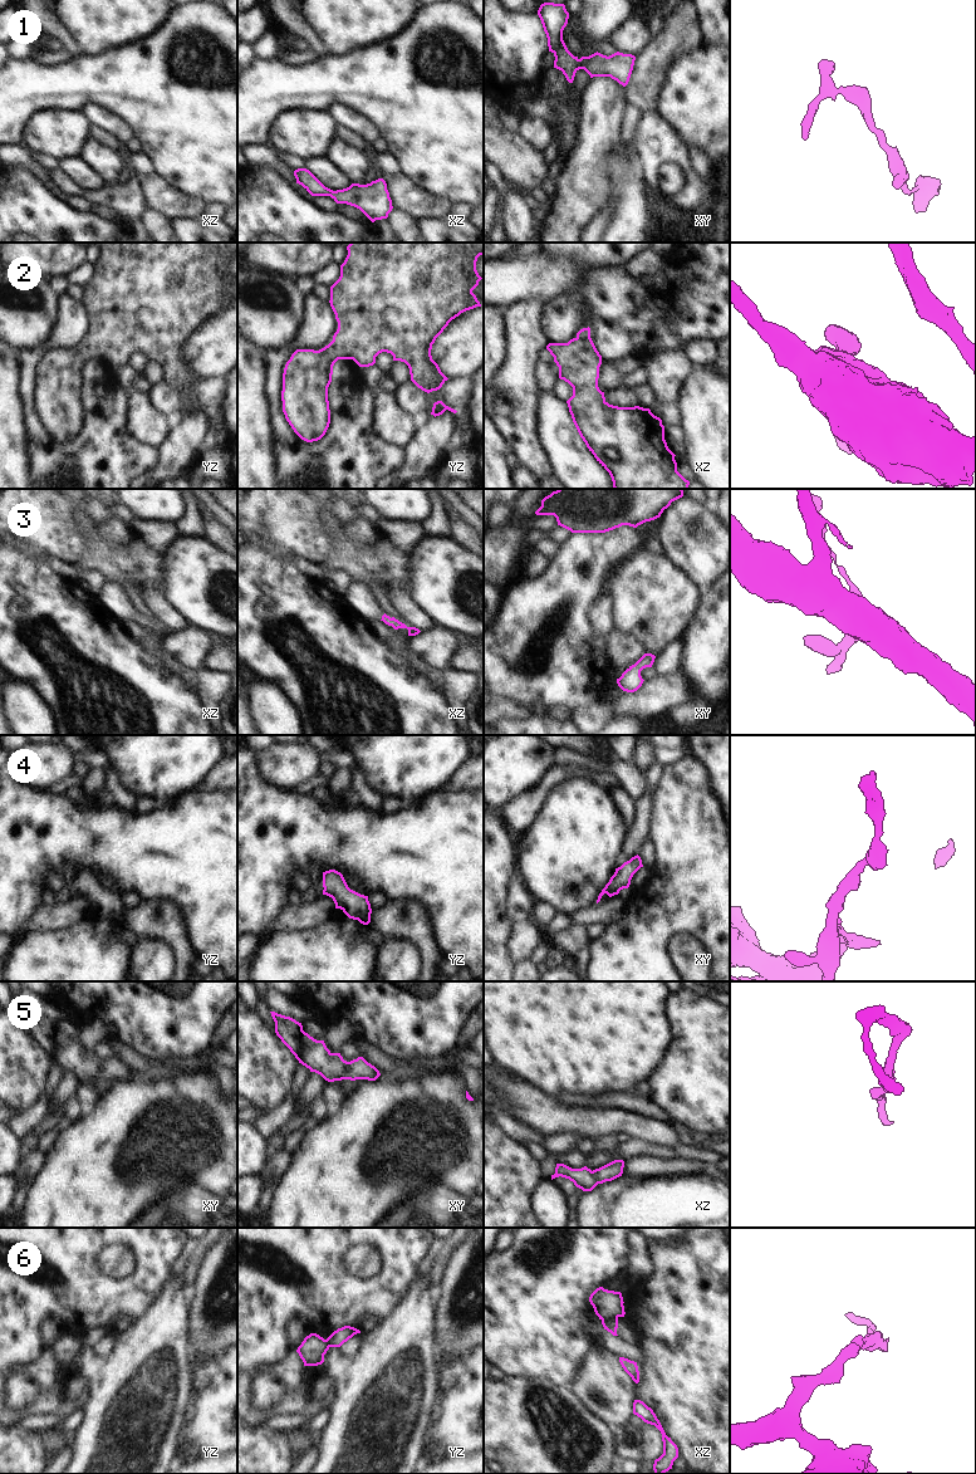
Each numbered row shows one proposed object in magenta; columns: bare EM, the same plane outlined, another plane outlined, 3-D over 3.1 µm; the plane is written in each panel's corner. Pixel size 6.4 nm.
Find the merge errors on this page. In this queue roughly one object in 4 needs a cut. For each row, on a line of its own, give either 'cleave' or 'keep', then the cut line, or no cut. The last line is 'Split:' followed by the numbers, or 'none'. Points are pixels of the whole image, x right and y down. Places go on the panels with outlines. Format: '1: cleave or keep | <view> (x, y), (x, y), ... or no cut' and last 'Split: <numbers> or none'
1: keep | no cut
2: keep | no cut
3: keep | no cut
4: keep | no cut
5: keep | no cut
6: cleave | xz (617, 1317), (602, 1320)
Split: 6

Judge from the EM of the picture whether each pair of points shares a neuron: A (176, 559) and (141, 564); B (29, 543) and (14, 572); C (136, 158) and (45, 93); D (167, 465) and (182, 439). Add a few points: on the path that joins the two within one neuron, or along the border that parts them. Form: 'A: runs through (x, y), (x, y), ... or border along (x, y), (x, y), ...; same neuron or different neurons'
A: border along (165, 553), (163, 591); different neurons
B: border along (13, 549), (32, 559), (43, 562); different neurons
C: border along (141, 151), (150, 160), (153, 172); different neurons
D: runs through (173, 459), (182, 445); same neuron

